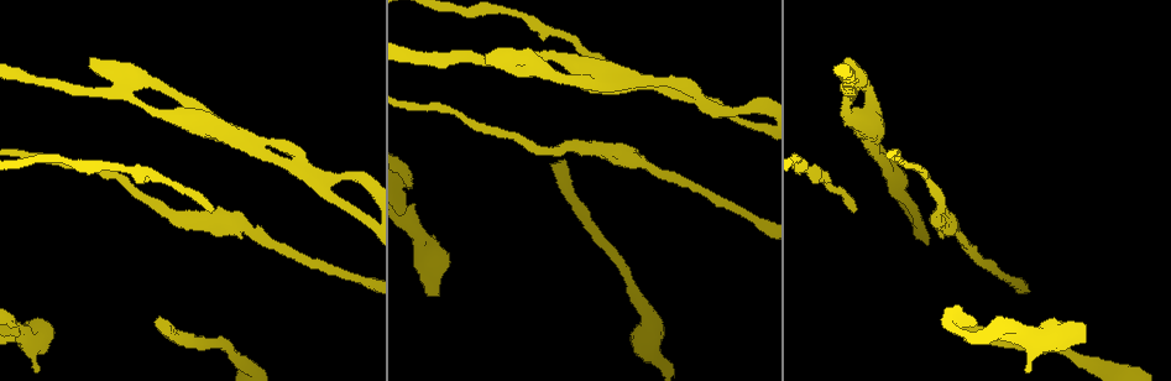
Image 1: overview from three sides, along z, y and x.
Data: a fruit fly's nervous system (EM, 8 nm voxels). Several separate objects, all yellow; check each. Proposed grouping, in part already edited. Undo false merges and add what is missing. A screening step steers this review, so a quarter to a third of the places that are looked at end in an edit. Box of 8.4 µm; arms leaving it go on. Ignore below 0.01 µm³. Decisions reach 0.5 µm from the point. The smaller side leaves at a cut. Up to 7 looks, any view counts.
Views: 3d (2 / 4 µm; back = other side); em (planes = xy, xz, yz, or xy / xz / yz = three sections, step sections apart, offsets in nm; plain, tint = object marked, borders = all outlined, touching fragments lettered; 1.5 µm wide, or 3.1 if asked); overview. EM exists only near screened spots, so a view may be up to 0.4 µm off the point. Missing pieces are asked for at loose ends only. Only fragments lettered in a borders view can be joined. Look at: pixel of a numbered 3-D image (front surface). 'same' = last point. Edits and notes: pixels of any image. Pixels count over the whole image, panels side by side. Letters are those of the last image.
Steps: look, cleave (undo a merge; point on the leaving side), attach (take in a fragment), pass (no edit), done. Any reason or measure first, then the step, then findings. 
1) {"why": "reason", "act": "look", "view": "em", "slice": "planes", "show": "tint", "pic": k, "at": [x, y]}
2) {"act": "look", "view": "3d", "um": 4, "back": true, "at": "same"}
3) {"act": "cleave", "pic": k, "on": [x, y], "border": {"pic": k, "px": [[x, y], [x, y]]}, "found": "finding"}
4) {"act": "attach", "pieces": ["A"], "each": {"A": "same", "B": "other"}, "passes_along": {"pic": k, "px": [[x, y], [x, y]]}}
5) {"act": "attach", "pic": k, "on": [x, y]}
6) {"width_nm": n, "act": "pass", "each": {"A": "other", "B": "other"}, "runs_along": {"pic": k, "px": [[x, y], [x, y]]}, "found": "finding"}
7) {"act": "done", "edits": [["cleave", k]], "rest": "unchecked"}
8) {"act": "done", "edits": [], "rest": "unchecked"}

{"why": "a narrow waist", "act": "look", "view": "em", "slice": "yz", "step": 4, "show": "tint", "pic": 1, "at": [524, 16]}

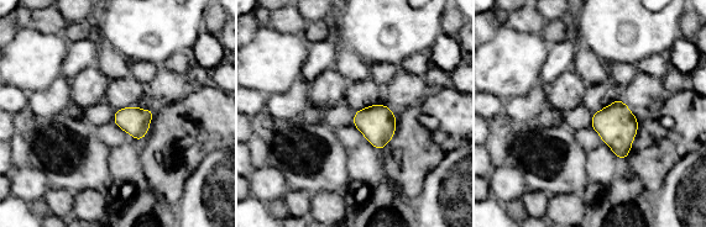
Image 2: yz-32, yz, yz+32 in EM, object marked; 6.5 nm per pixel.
{"why": "see the neighbours", "act": "look", "view": "em", "slice": "yz", "step": 4, "show": "borders", "at": "same"}

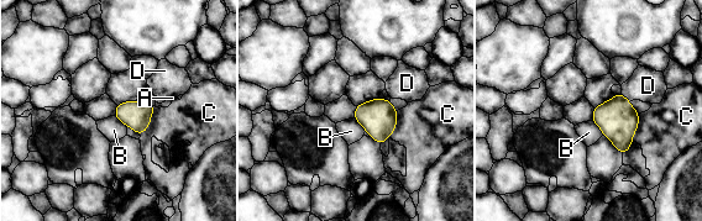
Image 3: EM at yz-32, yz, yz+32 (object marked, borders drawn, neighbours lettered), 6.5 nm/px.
{"width_nm": 110, "act": "pass", "each": {"A": "other", "B": "other", "C": "other", "D": "other"}, "border": {"pic": 3, "px": [[592, 120], [603, 135]]}, "found": "one neuron here"}

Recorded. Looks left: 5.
{"why": "long arm stops here", "act": "look", "view": "em", "slice": "yz", "step": 8, "show": "tint", "pic": 1, "at": [158, 318]}

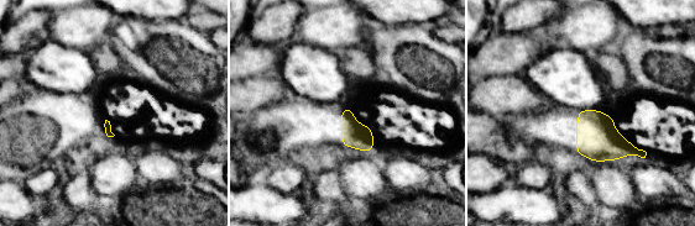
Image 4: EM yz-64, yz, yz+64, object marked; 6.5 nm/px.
{"act": "look", "view": "em", "slice": "planes", "show": "borders", "at": "same"}

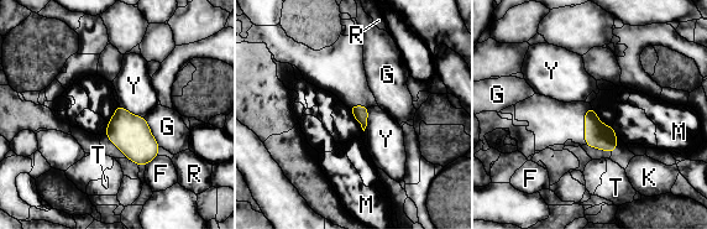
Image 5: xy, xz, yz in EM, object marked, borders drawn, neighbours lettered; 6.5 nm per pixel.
{"act": "pass", "each": {"F": "other", "G": "other", "K": "other", "M": "other", "R": "other", "T": "other", "Y": "other"}, "border": {"pic": 5, "px": [[119, 103], [131, 113], [143, 116]]}, "found": "none of them fits"}

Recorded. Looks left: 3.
{"why": "branch stops here", "act": "look", "view": "3d", "um": 4, "back": true, "pic": 1, "at": [438, 294]}

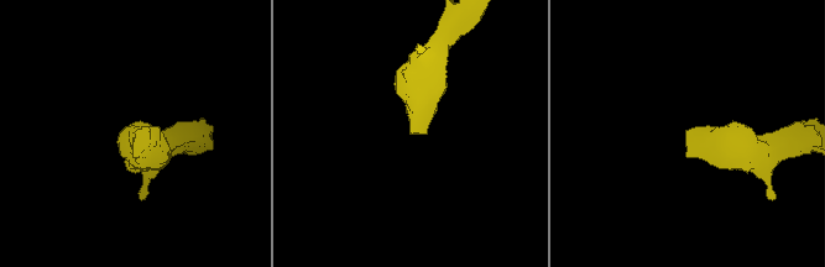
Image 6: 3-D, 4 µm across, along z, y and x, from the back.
{"why": "shape alone is not enough", "act": "look", "view": "em", "slice": "planes", "show": "borders", "pic": 6, "at": [414, 134]}

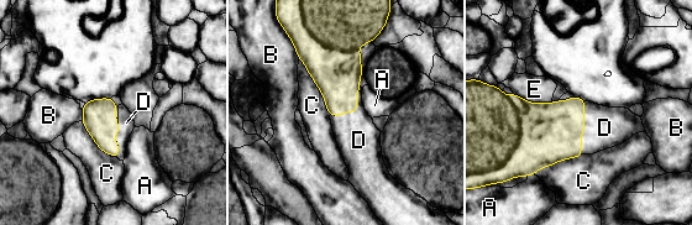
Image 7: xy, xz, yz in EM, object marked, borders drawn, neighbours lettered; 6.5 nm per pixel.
{"longest_contact_nm": ["C", 440], "act": "attach", "pieces": ["D"], "each": {"A": "other", "B": "other", "C": "other", "D": "same", "E": "other"}, "passes_along": {"pic": 7, "px": [[546, 134], [583, 127], [604, 127]]}, "found": "the neuron continues"}

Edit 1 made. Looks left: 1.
{"act": "done", "edits": [["attach", 7]], "rest": "unchecked"}

